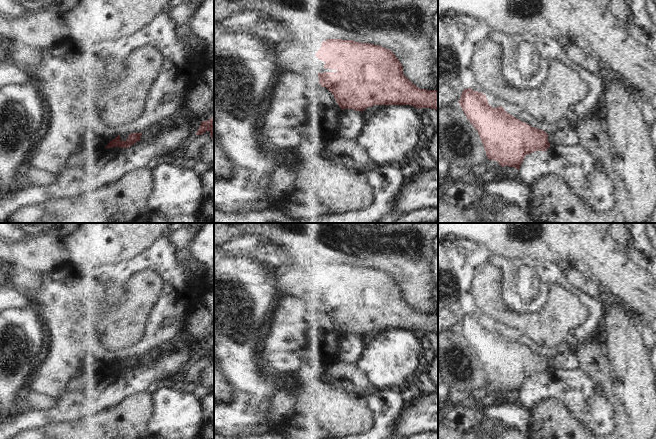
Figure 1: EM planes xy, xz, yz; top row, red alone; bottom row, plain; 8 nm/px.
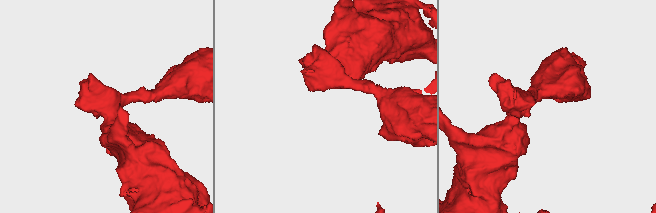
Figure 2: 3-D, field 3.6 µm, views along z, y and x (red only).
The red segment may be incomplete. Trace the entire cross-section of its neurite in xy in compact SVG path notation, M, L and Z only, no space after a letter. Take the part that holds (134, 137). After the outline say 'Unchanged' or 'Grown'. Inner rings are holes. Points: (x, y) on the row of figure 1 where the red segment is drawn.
M142 133L129 134L129 137L126 141L121 141L120 135L118 135L115 139L111 140L105 148L113 148L113 147L129 148L136 142L141 141L140 140L141 135L142 135Z. Unchanged.

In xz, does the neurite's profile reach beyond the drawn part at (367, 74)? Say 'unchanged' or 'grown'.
unchanged

